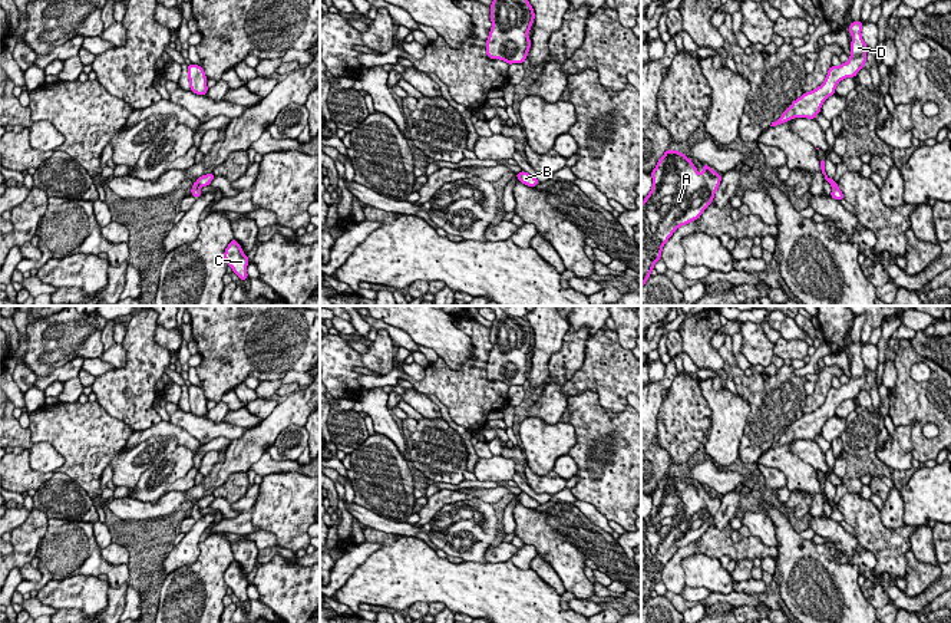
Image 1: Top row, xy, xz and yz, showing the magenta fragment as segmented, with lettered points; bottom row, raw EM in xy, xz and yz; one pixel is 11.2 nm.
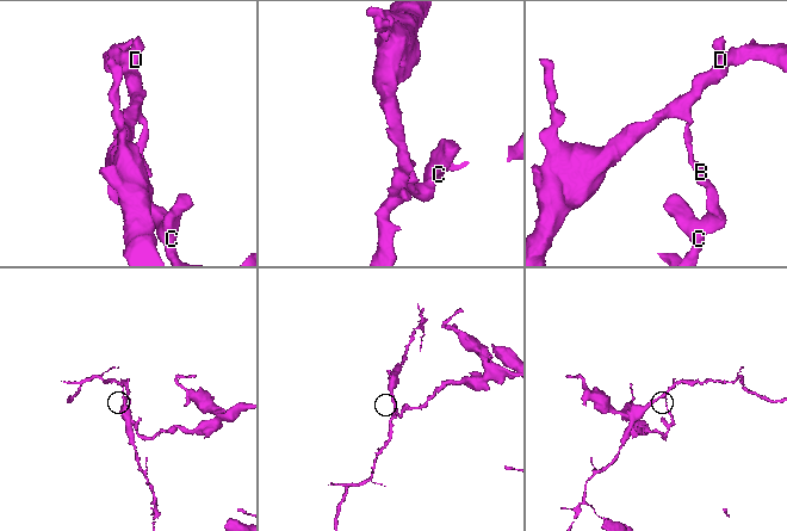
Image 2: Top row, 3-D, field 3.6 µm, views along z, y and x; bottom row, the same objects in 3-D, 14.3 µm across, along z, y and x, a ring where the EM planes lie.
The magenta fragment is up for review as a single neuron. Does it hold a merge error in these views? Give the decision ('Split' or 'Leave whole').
Split

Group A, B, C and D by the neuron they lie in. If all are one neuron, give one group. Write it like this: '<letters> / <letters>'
A B D / C

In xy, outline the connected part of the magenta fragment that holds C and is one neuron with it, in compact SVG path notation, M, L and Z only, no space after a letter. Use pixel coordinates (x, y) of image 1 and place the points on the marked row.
M235 238L231 240L228 247L225 248L224 258L227 264L232 267L232 271L240 277L240 280L248 278L248 256L242 253L242 248Z

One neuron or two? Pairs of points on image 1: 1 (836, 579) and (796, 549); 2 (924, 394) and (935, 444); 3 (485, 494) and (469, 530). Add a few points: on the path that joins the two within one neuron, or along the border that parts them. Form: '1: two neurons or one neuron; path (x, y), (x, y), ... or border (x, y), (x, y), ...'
1: one neuron; path (826, 573), (821, 573), (806, 559)
2: one neuron; path (920, 408), (918, 435), (921, 438)
3: two neurons; border (491, 503), (478, 498), (462, 498), (449, 504)

